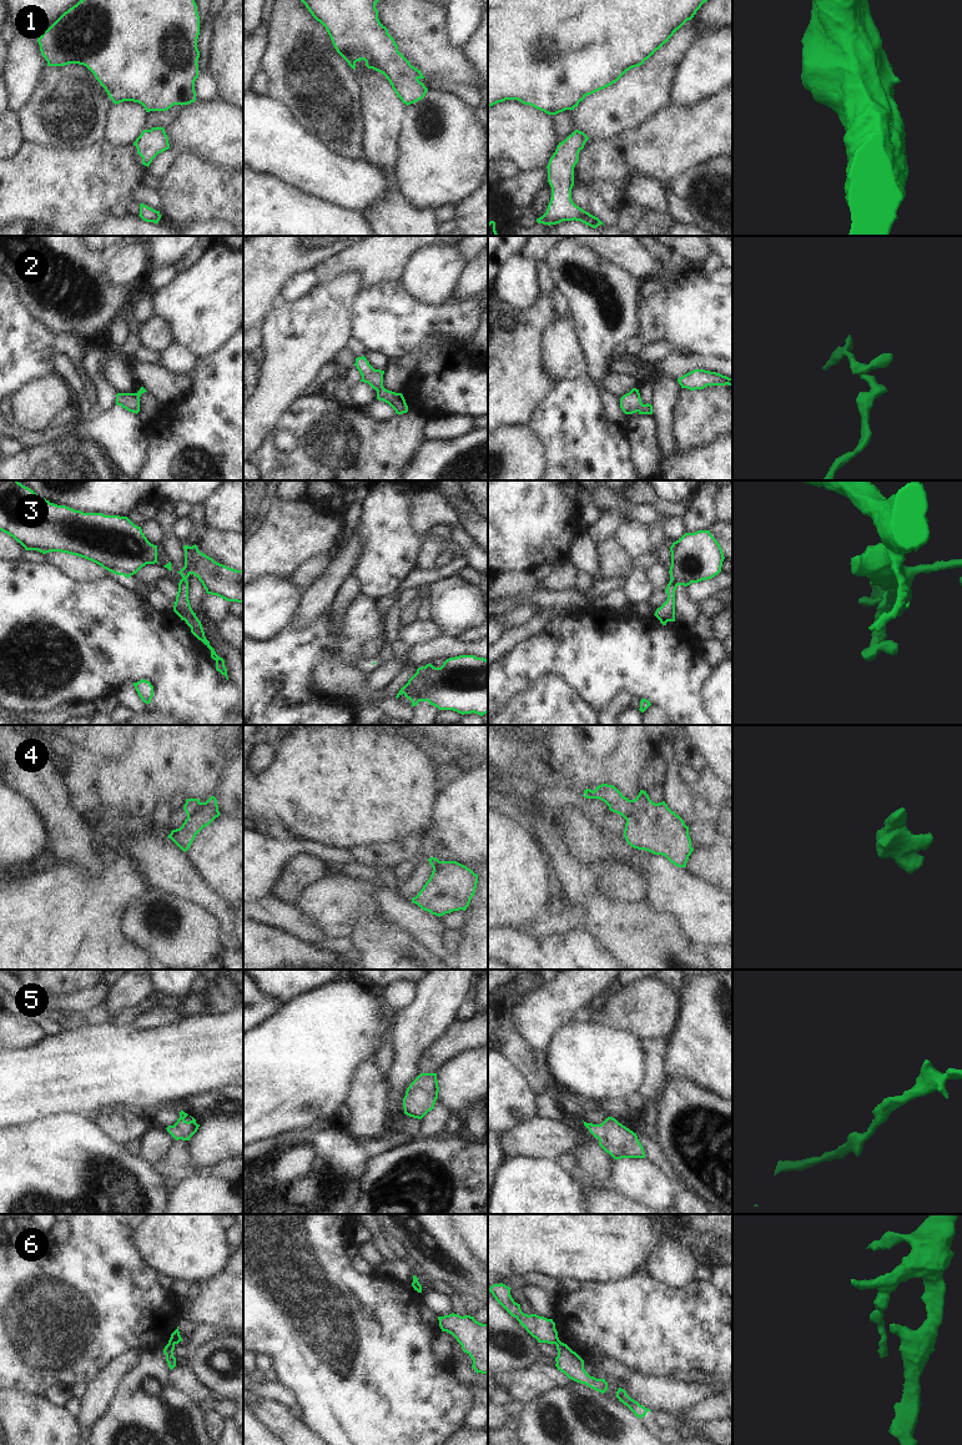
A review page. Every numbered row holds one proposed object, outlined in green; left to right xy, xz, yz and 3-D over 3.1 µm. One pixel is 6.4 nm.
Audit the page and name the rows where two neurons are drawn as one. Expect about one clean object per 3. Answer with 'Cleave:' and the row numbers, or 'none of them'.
Cleave: 3, 4, 6

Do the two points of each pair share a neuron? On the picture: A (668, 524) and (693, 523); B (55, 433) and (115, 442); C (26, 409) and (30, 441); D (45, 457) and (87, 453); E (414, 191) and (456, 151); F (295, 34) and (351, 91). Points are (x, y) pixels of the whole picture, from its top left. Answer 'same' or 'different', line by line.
A: different
B: same
C: different
D: same
E: same
F: same

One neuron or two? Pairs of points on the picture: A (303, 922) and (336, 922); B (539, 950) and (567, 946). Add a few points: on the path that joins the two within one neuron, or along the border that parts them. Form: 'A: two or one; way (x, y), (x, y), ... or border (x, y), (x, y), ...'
A: two; border (292, 904), (308, 915), (326, 937)
B: one; way (545, 950), (560, 950)

